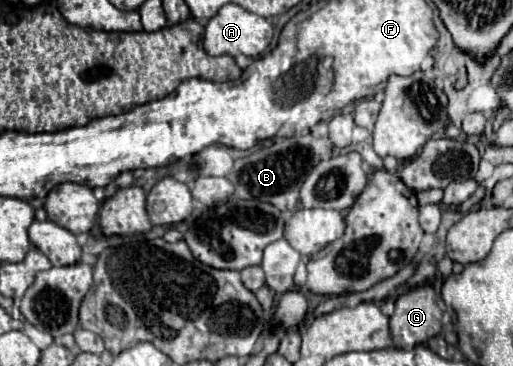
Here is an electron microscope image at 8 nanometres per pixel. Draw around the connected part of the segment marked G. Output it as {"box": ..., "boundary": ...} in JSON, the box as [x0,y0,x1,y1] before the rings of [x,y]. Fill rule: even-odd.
{"box":[390,286,442,350],"boundary":[[[418,286],[398,296],[396,312],[390,316],[390,332],[396,348],[412,350],[442,330],[442,312],[436,306],[432,286]]]}

